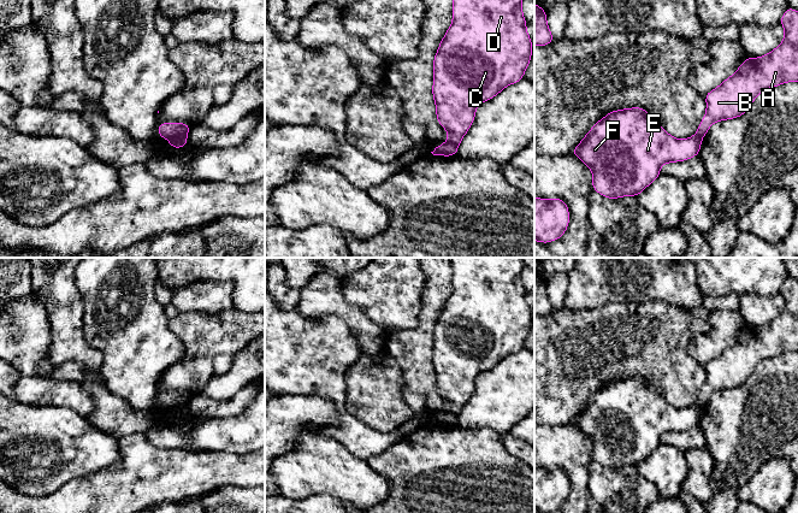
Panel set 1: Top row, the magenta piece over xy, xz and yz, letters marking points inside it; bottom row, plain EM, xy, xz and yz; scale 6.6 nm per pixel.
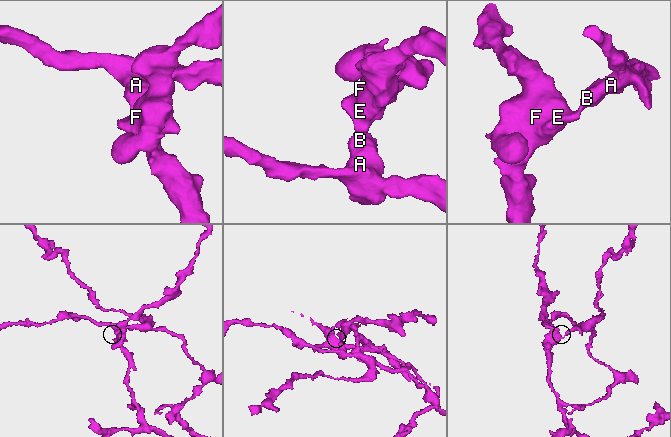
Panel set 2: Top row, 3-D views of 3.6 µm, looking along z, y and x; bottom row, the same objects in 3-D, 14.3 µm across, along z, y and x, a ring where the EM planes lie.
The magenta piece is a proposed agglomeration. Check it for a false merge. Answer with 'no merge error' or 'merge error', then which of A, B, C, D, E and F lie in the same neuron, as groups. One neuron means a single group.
merge error; groups A B / C D E F

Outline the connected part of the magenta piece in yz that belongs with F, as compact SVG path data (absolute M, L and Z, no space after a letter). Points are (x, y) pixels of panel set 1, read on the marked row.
M632 107L625 110L611 111L601 120L598 120L592 129L585 135L581 142L571 151L572 154L577 155L586 166L592 170L592 189L598 191L607 199L619 199L622 196L638 196L648 185L650 185L660 175L660 167L666 163L676 163L691 159L699 155L699 148L702 146L702 138L696 134L690 138L678 140L670 136L644 108Z

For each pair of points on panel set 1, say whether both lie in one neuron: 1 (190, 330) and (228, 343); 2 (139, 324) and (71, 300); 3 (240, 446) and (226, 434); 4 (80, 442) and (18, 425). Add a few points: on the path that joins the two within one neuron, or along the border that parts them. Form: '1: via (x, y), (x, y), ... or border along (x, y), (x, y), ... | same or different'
1: via (200, 331), (205, 335), (216, 335), (218, 337) | same
2: border along (75, 276), (75, 283), (83, 308), (84, 331) | different
3: via (236, 442), (230, 436) | same
4: via (64, 442), (58, 437), (45, 437), (34, 432) | same

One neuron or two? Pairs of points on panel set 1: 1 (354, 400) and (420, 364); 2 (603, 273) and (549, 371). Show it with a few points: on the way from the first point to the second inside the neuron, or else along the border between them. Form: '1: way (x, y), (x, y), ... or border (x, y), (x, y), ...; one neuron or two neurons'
1: border (385, 351), (398, 365), (402, 397), (407, 402); two neurons
2: border (612, 301), (591, 308), (568, 310), (563, 307); two neurons

